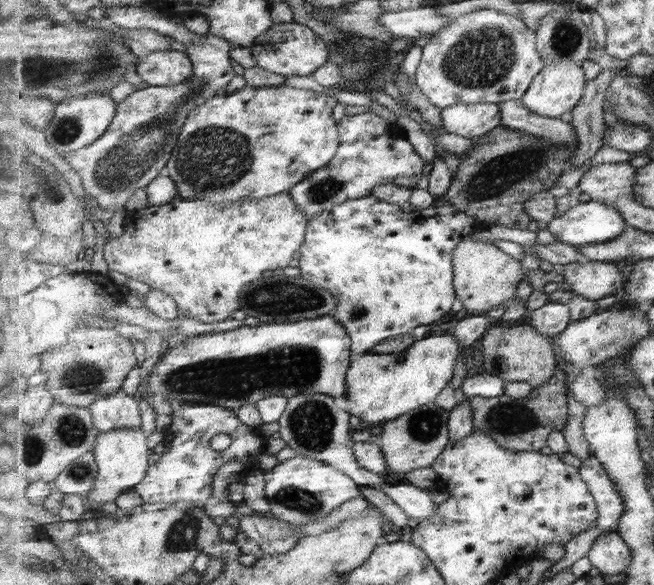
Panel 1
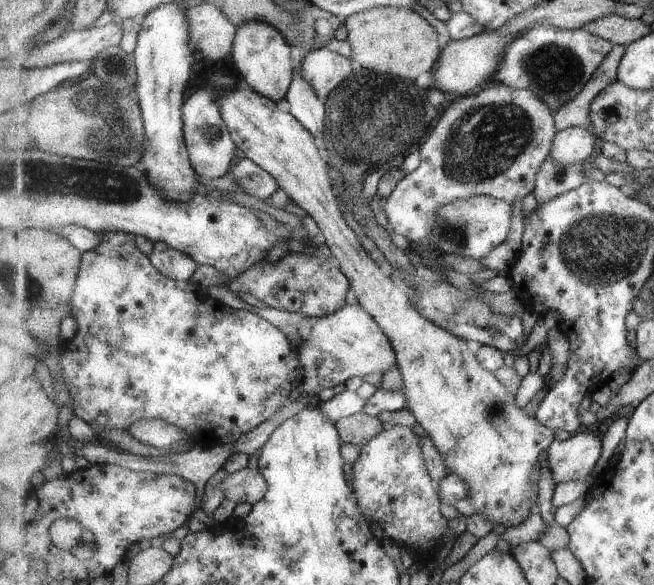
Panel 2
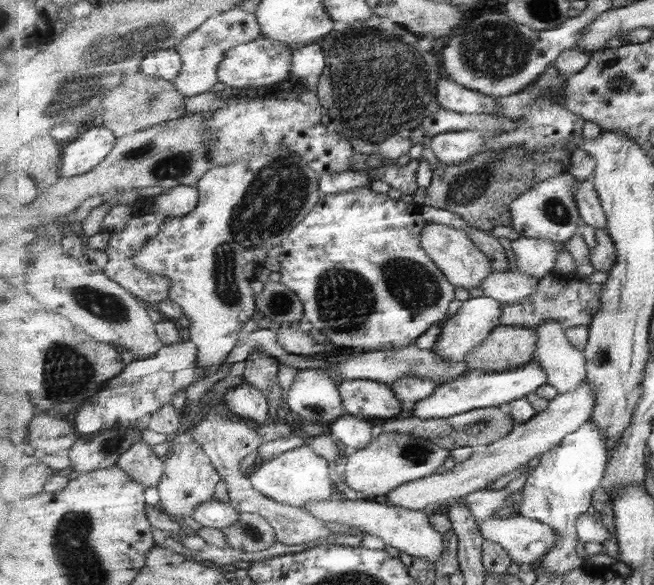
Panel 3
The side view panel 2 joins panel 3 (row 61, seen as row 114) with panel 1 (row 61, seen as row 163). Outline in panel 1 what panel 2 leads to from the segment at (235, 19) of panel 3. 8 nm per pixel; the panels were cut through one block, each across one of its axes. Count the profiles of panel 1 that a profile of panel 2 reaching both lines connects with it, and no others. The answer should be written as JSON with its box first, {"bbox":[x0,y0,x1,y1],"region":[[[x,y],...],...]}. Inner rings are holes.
{"bbox":[65,35,236,210],"region":[[[201,35],[186,46],[186,54],[194,67],[191,78],[175,86],[148,85],[135,91],[118,105],[110,130],[97,143],[65,154],[67,163],[81,177],[85,192],[97,200],[100,210],[126,209],[135,190],[147,188],[162,174],[179,143],[187,116],[217,96],[219,90],[226,89],[236,77],[231,62],[234,47],[235,44],[221,36]]]}

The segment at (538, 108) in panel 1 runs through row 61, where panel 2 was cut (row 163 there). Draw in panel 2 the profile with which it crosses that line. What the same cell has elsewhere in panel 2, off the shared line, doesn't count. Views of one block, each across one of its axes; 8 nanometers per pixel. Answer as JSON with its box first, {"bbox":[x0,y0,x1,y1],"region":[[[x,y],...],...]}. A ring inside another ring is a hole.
{"bbox":[549,127,601,169],"region":[[[584,127],[559,131],[549,159],[572,169],[575,163],[589,159],[598,139],[601,138],[596,136],[593,129]]]}

